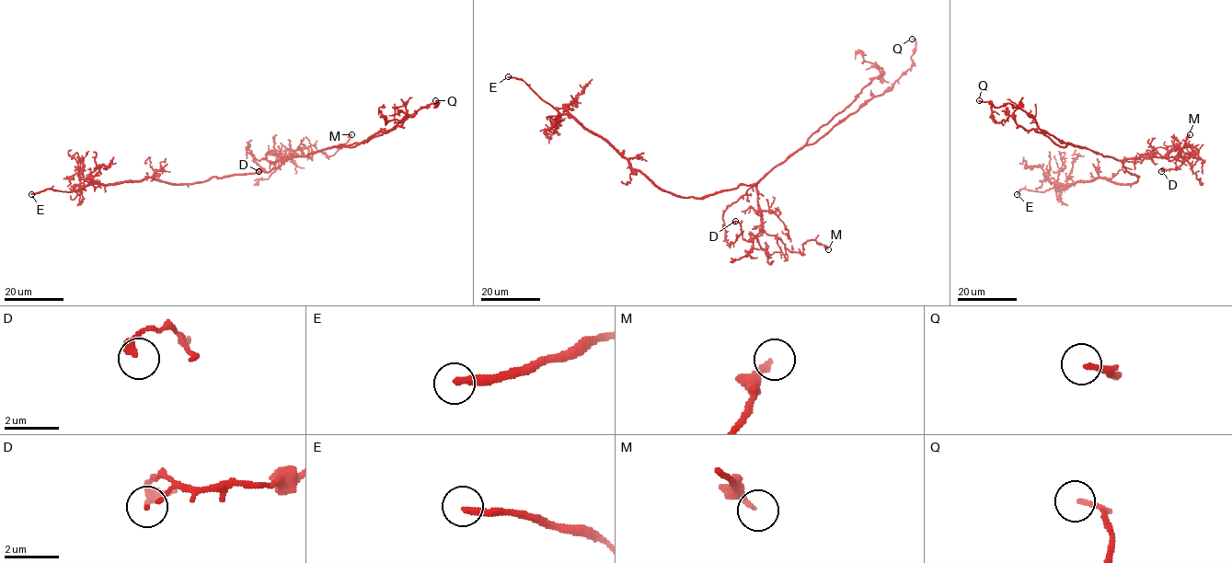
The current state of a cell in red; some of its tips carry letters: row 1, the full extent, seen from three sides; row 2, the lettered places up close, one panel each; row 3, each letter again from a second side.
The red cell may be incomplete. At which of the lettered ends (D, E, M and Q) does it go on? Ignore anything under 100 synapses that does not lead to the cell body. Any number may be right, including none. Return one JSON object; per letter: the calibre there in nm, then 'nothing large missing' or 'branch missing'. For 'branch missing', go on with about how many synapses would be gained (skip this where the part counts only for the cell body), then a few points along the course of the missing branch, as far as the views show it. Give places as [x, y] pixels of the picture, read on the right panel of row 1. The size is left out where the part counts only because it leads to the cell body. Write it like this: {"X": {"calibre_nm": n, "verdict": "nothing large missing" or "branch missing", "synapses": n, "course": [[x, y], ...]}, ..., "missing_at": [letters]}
{"D": {"calibre_nm": 240, "verdict": "nothing large missing"}, "E": {"calibre_nm": 280, "verdict": "branch missing", "course": [[1017, 194], [1021, 191], [1029, 198], [1051, 199], [1057, 206], [1066, 203], [1065, 206]]}, "M": {"calibre_nm": 200, "verdict": "nothing large missing"}, "Q": {"calibre_nm": 180, "verdict": "nothing large missing"}, "missing_at": ["E"]}

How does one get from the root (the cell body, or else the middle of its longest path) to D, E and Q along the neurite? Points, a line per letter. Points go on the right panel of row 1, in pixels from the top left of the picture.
D: (1129, 173), (1125, 172), (1124, 159), (1143, 160), (1157, 147), (1175, 146), (1184, 154), (1180, 166), (1161, 171)
E: (1129, 173), (1138, 178), (1134, 182), (1119, 184), (1096, 178), (1055, 184), (1044, 191), (1022, 189), (1017, 194)
Q: (1129, 173), (1119, 160), (1064, 143), (1044, 132), (1018, 107), (1009, 103), (995, 107), (979, 100)

